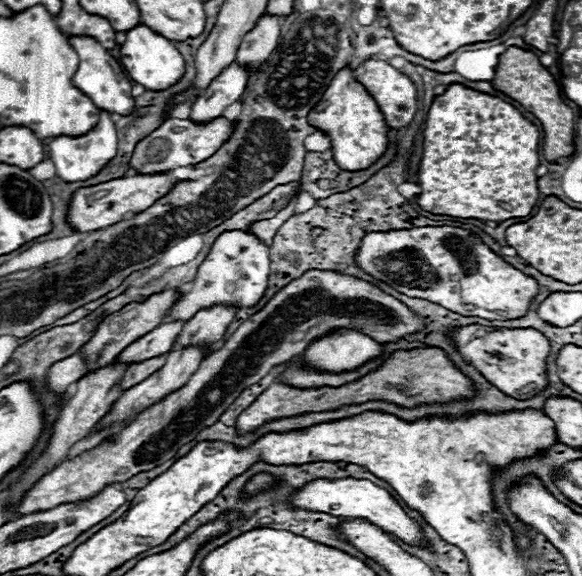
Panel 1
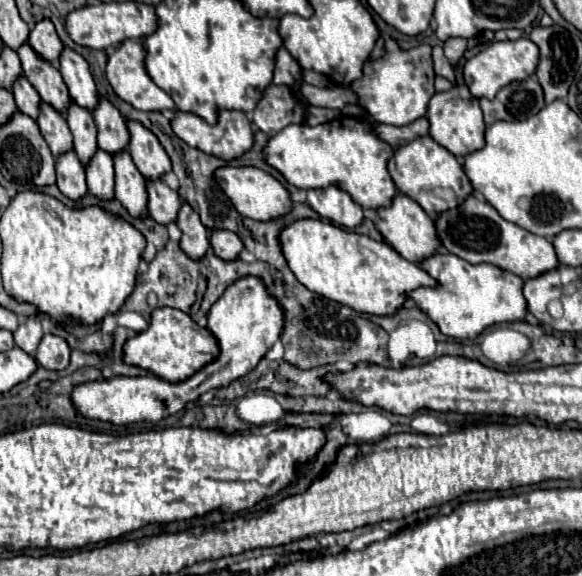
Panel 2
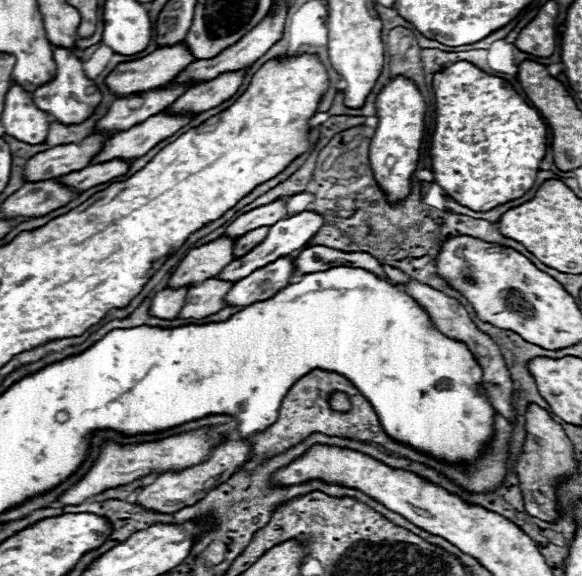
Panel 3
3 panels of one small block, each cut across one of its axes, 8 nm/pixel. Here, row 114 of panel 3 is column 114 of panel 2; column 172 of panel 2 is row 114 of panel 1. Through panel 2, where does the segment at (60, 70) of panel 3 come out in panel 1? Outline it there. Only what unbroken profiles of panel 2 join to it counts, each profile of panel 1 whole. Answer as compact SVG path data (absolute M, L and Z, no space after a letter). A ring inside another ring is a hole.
M102 110L98 126L86 136L80 136L80 138L60 136L50 140L50 158L56 166L56 174L64 182L80 182L96 176L116 156L116 150L118 150L118 136L116 136L114 122L110 120L110 114L106 110Z

